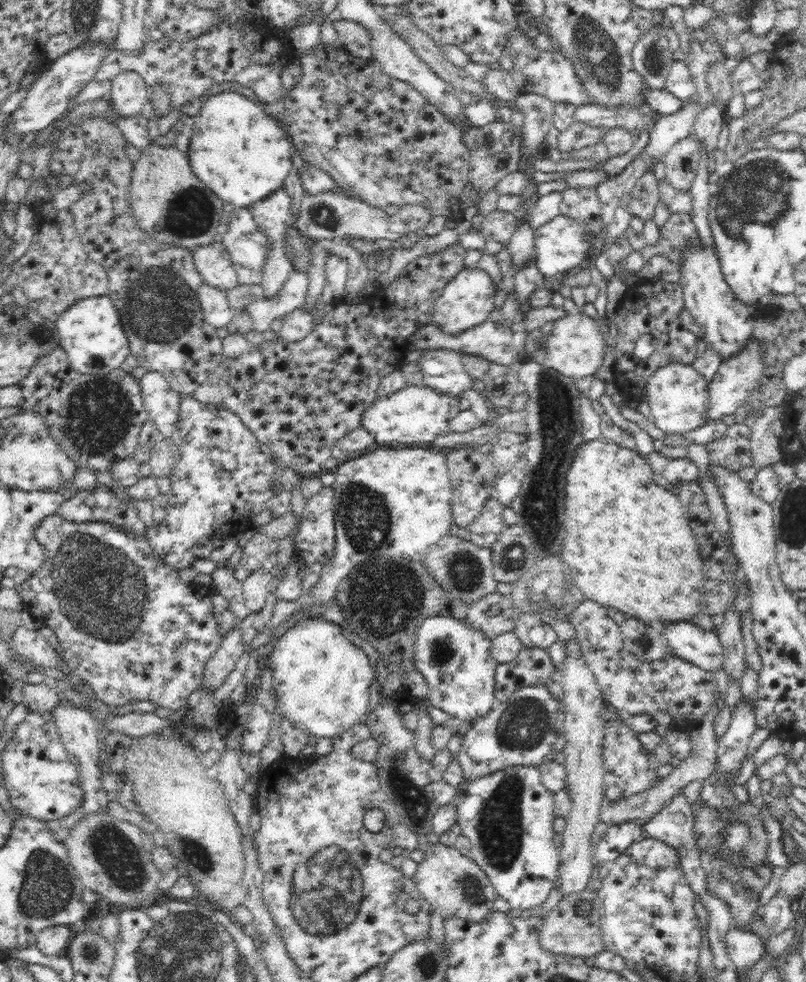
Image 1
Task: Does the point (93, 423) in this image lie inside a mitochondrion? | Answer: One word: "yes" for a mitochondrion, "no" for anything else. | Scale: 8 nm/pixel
yes

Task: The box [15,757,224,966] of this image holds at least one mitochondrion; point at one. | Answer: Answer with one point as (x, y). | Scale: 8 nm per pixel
(121, 862)

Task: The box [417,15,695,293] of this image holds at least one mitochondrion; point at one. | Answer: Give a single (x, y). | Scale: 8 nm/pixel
(652, 61)

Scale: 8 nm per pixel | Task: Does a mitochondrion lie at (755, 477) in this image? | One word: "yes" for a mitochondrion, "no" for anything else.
no

